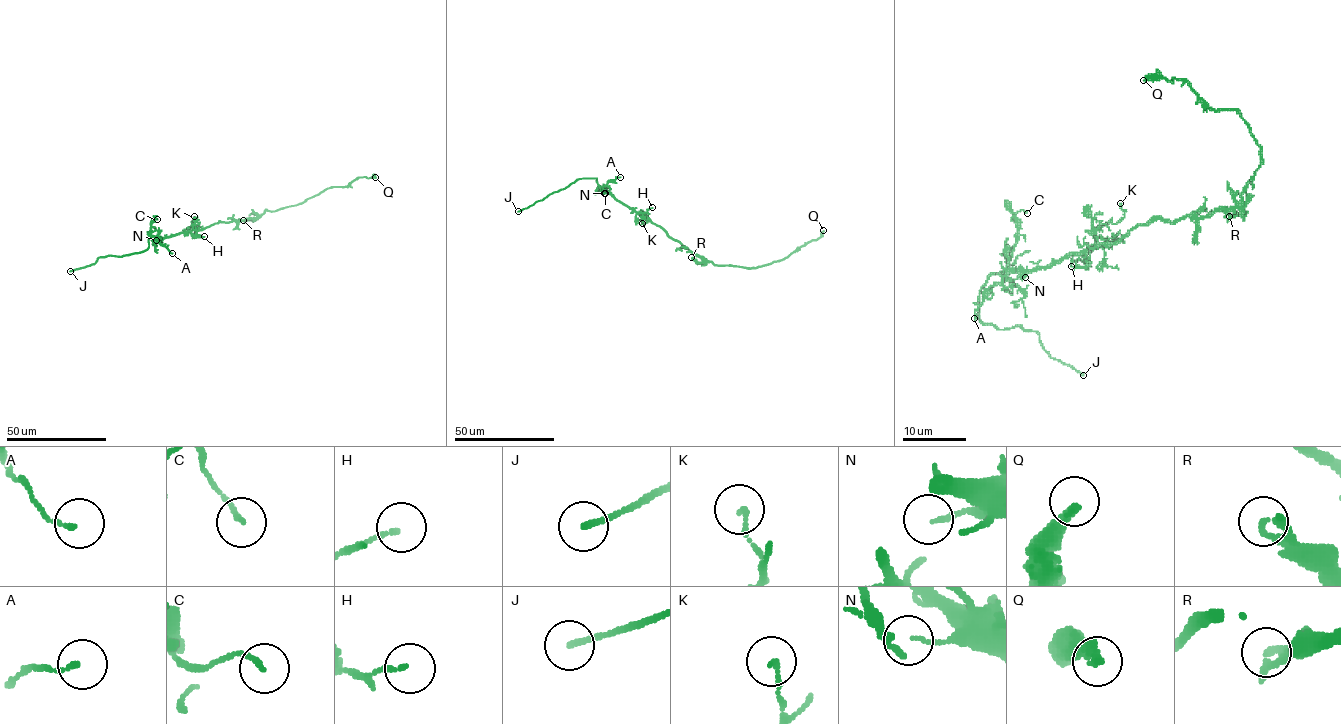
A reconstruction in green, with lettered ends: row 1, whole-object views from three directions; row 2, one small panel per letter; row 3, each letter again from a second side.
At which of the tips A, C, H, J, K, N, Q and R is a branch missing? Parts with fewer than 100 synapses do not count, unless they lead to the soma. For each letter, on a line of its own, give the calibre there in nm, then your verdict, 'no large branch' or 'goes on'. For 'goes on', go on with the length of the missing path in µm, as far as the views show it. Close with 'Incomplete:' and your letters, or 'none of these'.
A: 130 nm | no large branch
C: 140 nm | no large branch
H: 110 nm | no large branch
J: 170 nm | goes on | 9 µm
K: 150 nm | no large branch
N: 120 nm | no large branch
Q: 320 nm | no large branch
R: 280 nm | no large branch
Incomplete: J

